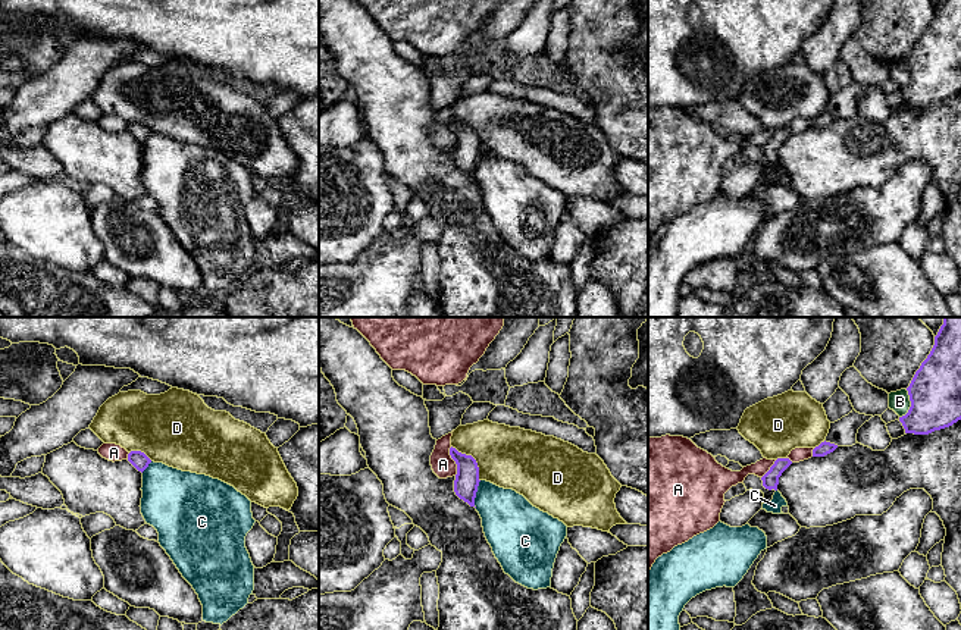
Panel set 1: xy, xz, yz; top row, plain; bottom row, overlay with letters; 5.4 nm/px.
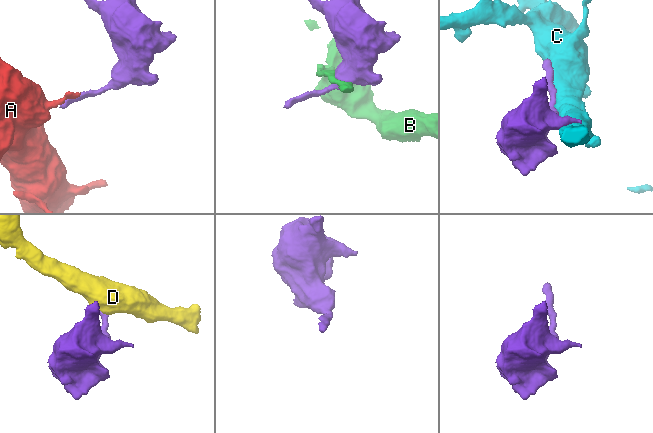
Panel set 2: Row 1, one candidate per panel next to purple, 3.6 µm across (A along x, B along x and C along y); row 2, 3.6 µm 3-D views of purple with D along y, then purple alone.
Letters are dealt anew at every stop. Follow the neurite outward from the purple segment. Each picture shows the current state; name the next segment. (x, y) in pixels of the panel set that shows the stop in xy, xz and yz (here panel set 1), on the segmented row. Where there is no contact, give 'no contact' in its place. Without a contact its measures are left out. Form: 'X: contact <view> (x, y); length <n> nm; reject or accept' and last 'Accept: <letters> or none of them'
A: contact xz (454, 460); length 160 nm; reject
B: contact yz (911, 404); length 170 nm; reject
C: contact xz (475, 494); length 160 nm; reject
D: contact xz (473, 458); length 260 nm; reject
Accept: none of them

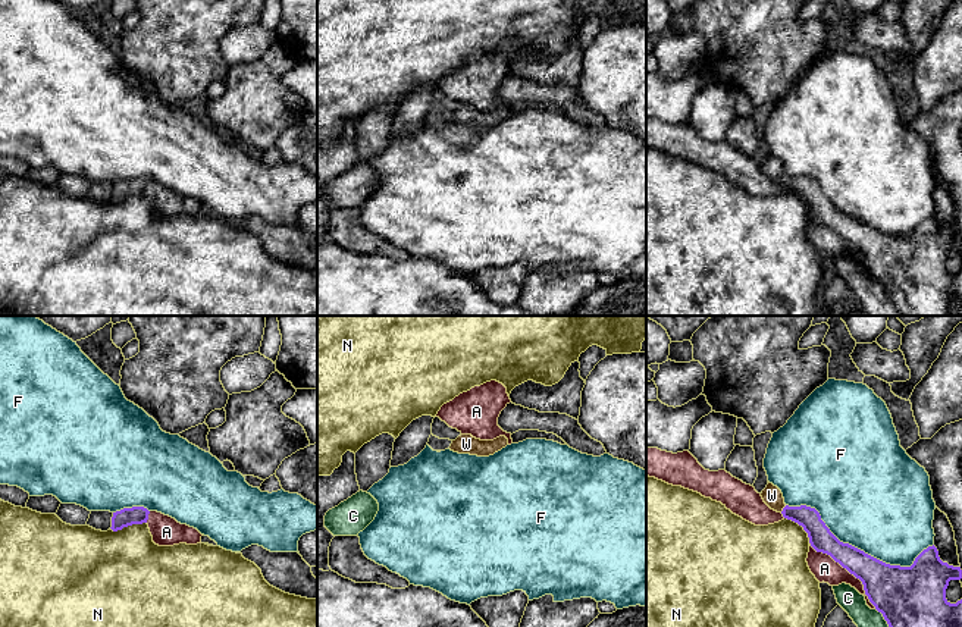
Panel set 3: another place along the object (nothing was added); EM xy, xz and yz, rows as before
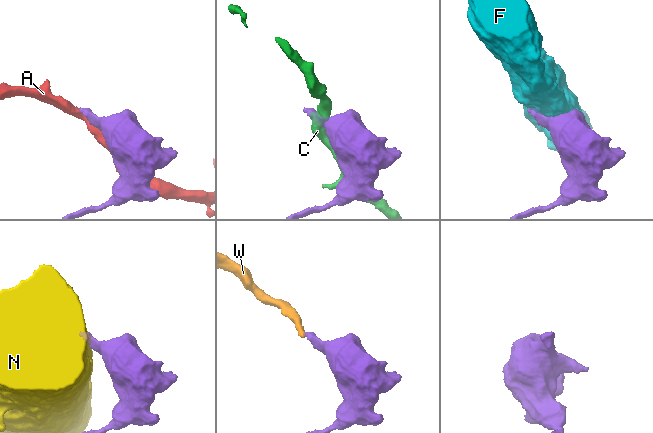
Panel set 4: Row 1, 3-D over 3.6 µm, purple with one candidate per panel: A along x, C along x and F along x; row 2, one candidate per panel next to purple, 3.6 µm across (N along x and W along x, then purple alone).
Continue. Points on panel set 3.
A: contact yz (848, 570); length 500 nm; reject
C: contact yz (883, 615); length 130 nm; reject
F: contact yz (856, 548); length 850 nm; reject
N: contact xy (128, 524); length 200 nm; reject
W: contact yz (783, 508); length 50 nm; accept
Accept: W

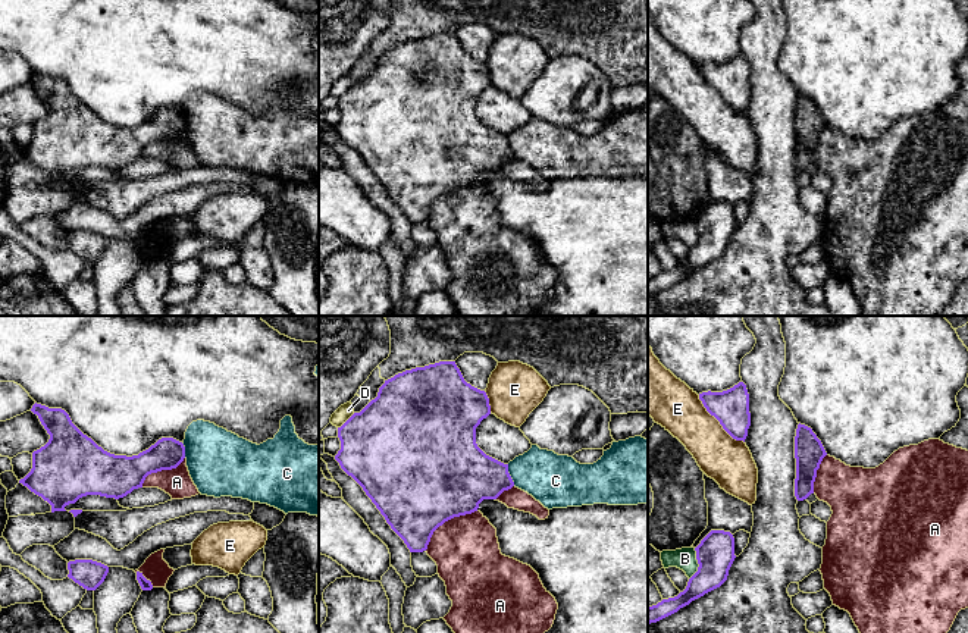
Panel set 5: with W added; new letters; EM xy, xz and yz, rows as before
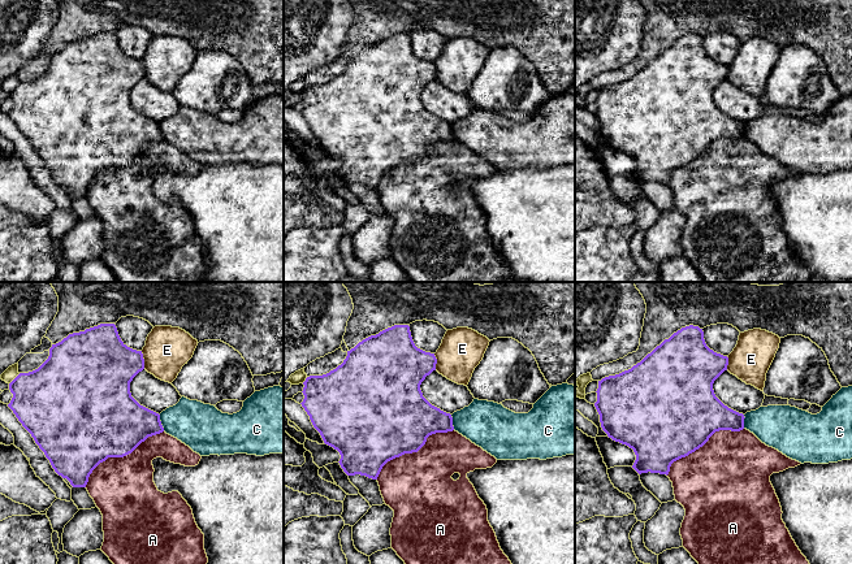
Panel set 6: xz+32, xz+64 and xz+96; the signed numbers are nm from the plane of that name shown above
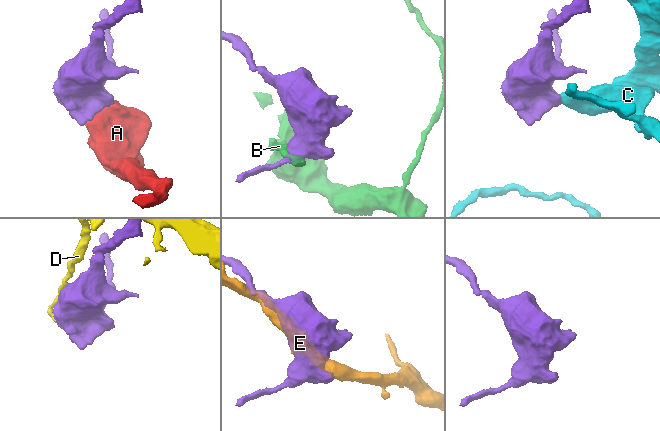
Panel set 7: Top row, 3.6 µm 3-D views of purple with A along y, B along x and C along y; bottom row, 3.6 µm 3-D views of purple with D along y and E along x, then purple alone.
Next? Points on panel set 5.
A: contact xz (445, 520); length 360 nm; reject
B: contact yz (698, 563); length 180 nm; reject
C: contact xz (508, 475); length 130 nm; reject
D: contact xz (347, 420); length 130 nm; reject
E: contact yz (719, 420); length 360 nm; reject
Accept: none of them

